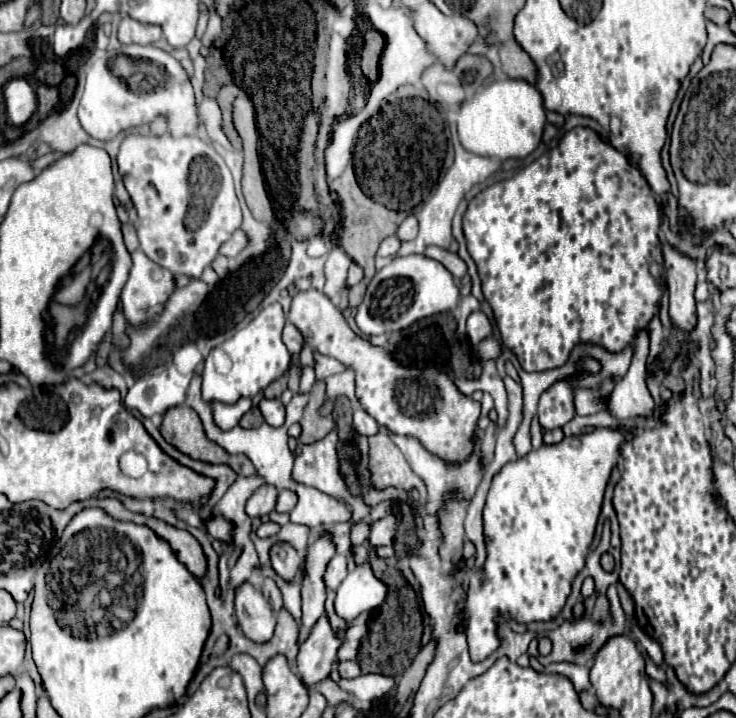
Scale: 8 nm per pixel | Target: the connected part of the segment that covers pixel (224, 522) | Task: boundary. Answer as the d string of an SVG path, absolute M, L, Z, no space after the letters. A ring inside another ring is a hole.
M211 516L209 520L205 520L205 526L207 526L209 536L213 536L215 540L233 544L233 536L231 536L233 524L227 518L223 518L223 516Z

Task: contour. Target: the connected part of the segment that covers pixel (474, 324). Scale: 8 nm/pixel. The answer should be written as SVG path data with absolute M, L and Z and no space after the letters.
M477 310L467 318L467 336L471 340L471 344L479 344L485 338L493 336L493 326L489 322L489 318Z

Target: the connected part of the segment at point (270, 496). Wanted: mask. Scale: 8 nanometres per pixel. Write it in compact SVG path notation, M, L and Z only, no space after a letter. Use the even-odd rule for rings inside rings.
M263 484L247 500L247 514L251 518L255 518L255 516L267 516L275 508L275 502L277 502L277 488L271 486L271 484Z

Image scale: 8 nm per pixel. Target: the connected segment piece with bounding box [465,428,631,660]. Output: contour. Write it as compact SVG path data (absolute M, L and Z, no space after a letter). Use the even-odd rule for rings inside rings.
M597 428L593 432L581 434L581 436L567 436L563 438L559 444L553 446L541 446L539 450L531 450L527 456L509 462L503 466L503 470L493 478L489 496L487 496L487 504L485 504L485 512L483 512L483 520L485 520L485 536L487 536L487 562L481 570L473 568L469 572L469 588L467 588L467 596L465 596L465 606L467 606L467 642L469 642L469 652L473 656L473 660L485 660L491 652L497 650L499 640L497 640L497 624L495 624L495 614L497 612L507 612L511 618L515 618L517 622L539 622L539 620L551 620L555 618L557 612L561 612L561 608L565 606L567 596L571 594L571 582L577 576L577 572L583 570L585 566L585 556L589 554L589 546L593 542L593 534L595 534L595 524L597 524L597 516L601 510L601 502L603 502L603 492L605 486L609 482L611 470L617 464L619 458L619 450L621 444L631 438L629 432L621 432L619 428Z

